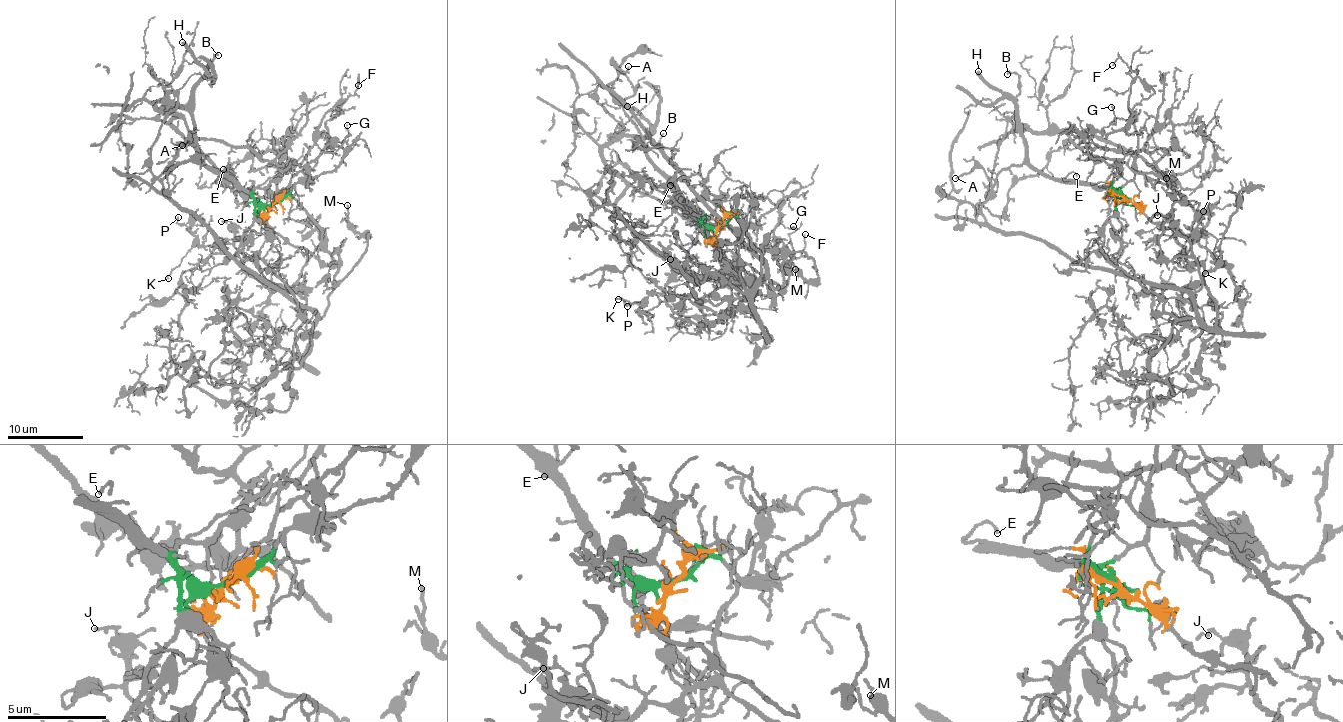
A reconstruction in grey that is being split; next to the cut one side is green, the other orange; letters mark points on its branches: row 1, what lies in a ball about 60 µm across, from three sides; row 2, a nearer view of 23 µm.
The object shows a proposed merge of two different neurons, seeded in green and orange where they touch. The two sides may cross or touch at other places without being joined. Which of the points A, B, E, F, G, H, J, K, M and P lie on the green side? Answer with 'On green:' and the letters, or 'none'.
On green: A, B, E, F, G, H

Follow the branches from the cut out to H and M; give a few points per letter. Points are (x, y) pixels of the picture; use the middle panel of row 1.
H: (719, 227), (707, 226), (692, 212), (682, 192), (654, 163), (638, 140), (649, 129), (649, 121), (628, 106)
M: (719, 227), (719, 249), (774, 282), (784, 286), (790, 253), (812, 259), (818, 276), (795, 269)

